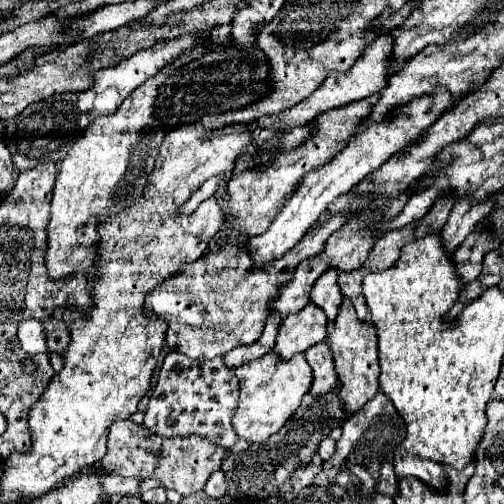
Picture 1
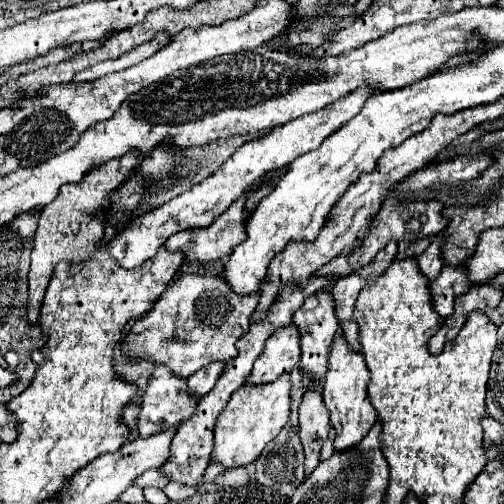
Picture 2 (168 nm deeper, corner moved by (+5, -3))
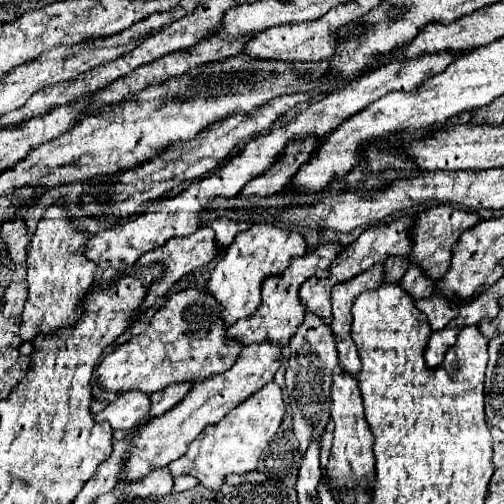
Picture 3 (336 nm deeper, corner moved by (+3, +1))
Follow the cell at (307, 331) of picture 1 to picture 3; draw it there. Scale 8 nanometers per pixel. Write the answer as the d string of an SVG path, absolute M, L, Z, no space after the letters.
M251 344L243 348L239 360L227 372L211 376L211 380L195 382L191 392L175 408L171 408L171 412L155 416L155 420L149 420L143 428L139 428L139 432L135 432L135 440L131 440L131 448L127 448L127 468L123 468L121 480L135 480L135 476L145 476L151 468L163 468L183 456L205 426L219 422L247 396L271 382L281 362L283 354L279 344Z

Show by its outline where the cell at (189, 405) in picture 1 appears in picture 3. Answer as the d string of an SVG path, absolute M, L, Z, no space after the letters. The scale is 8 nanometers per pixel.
M123 392L115 402L111 402L103 412L95 416L99 422L109 422L113 430L131 430L151 408L151 396L147 392Z

